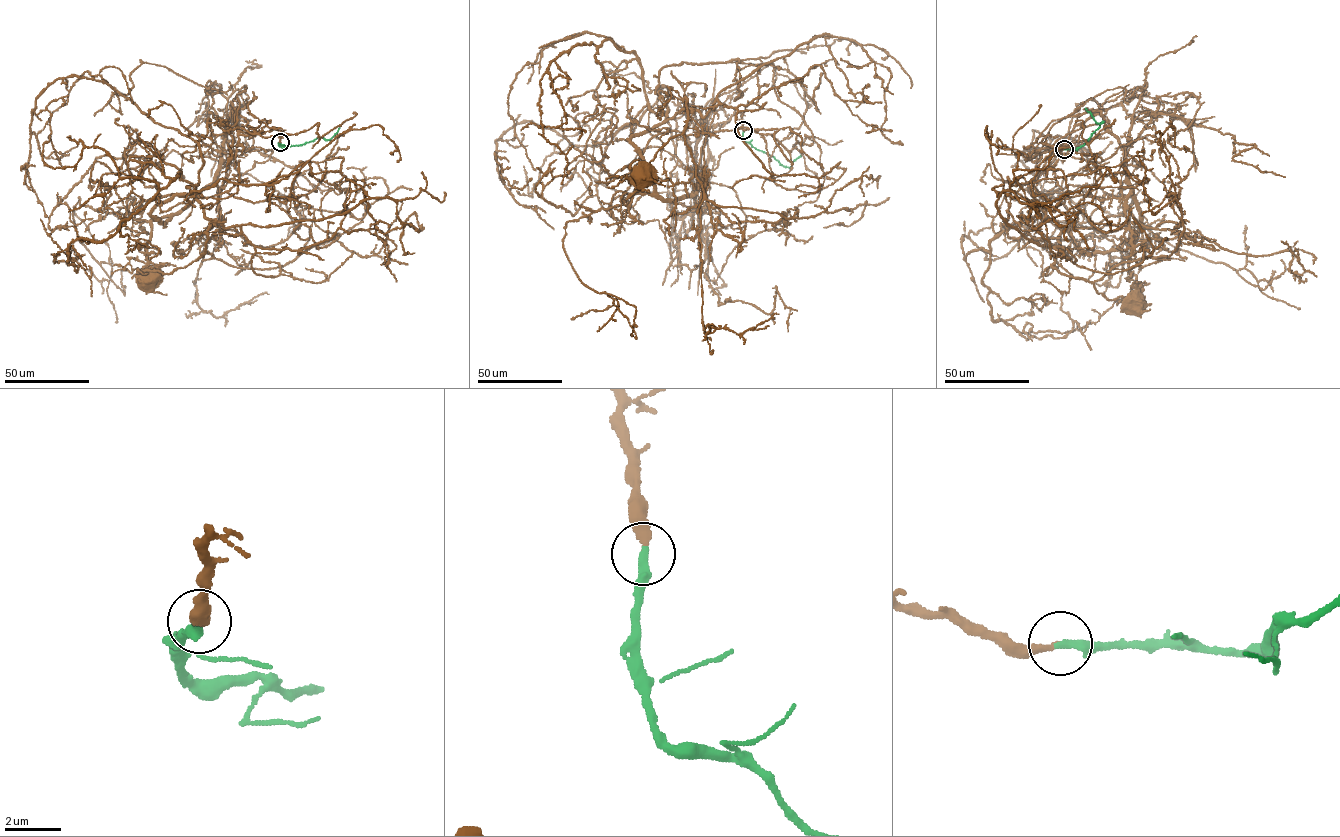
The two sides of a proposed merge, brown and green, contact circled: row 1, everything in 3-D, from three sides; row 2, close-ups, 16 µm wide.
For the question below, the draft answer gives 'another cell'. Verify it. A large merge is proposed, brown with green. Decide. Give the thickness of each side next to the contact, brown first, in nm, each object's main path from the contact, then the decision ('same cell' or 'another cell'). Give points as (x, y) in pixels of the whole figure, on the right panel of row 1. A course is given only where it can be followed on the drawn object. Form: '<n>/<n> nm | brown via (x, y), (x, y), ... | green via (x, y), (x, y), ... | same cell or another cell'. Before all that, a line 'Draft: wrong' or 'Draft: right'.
Draft: wrong
220/320 nm | brown via (1064, 148), (1043, 144), (1056, 154), (1097, 114), (1122, 149), (1140, 223), (1129, 262), (1135, 302) | green via (1064, 149), (1076, 148), (1084, 144), (1103, 121), (1096, 122), (1085, 108) | same cell

